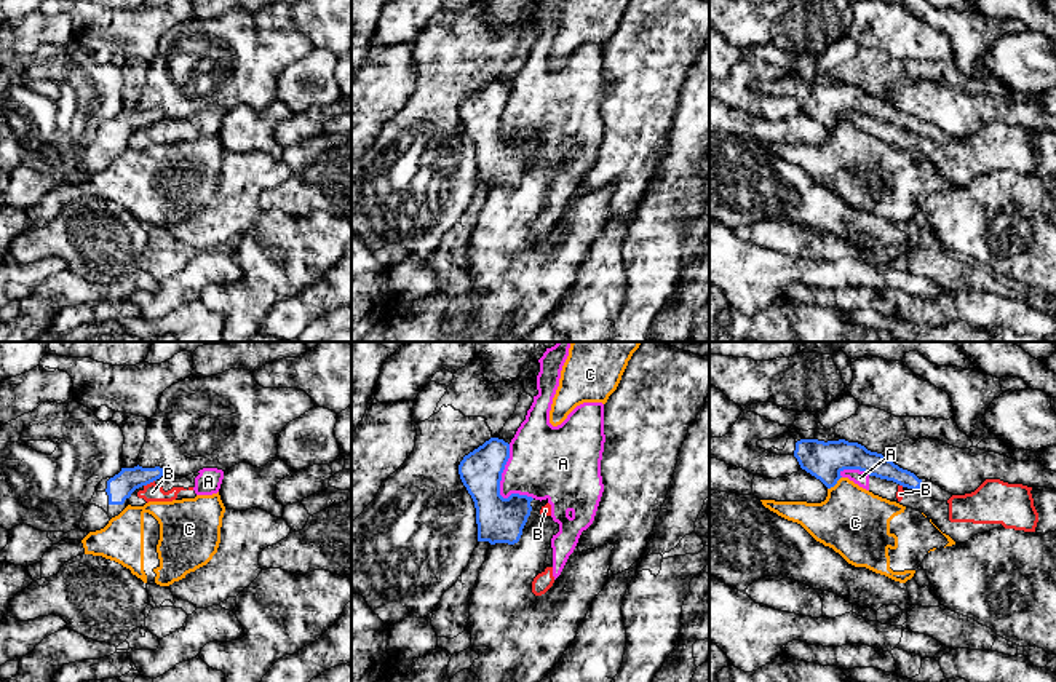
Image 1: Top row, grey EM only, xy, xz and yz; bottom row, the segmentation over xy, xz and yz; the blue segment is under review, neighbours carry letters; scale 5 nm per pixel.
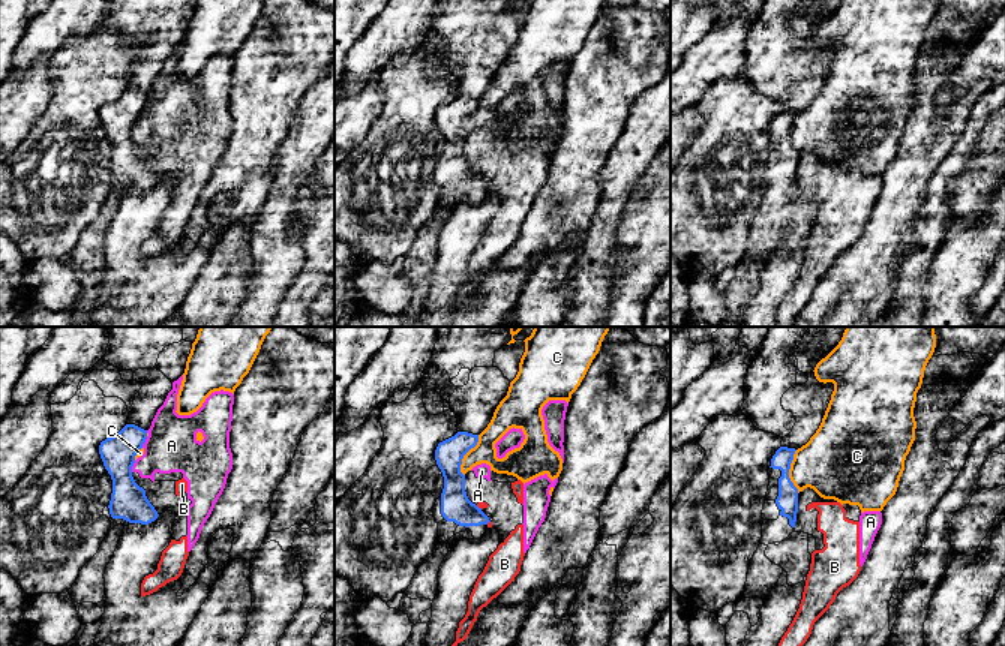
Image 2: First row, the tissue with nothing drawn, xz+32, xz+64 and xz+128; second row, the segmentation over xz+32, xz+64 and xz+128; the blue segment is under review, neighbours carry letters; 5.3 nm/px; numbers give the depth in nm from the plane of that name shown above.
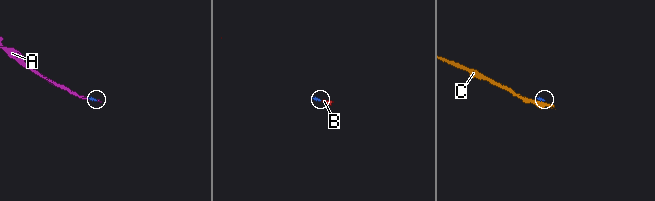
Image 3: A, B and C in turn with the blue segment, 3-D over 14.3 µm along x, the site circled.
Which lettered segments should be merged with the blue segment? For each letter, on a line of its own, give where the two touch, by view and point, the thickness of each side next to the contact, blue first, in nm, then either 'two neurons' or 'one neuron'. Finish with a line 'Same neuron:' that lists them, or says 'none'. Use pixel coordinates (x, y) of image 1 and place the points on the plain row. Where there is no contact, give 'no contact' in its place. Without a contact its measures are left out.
A: meets blue in xz at (499, 128); 220 nm thick on the blue side, 340 nm on the other; two neurons
B: meets blue in xy at (149, 125); 130 nm thick on the blue side, 90 nm on the other; two neurons
C: meets blue in yz at (834, 126); 190 nm thick on the blue side, 340 nm on the other; two neurons
Same neuron: none

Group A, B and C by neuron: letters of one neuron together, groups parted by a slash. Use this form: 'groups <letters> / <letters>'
groups A B / C

